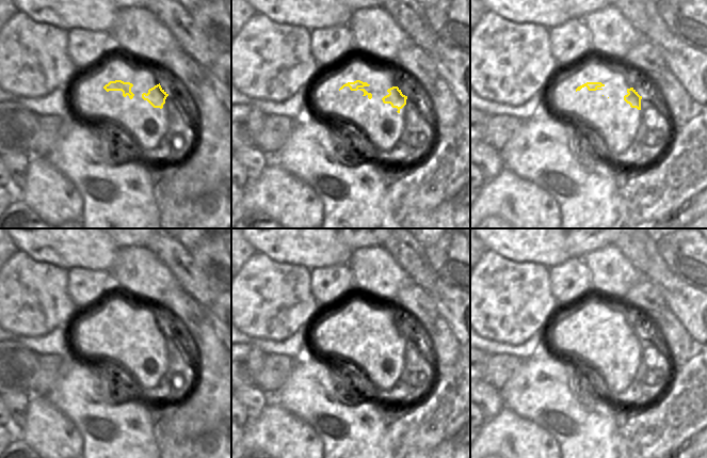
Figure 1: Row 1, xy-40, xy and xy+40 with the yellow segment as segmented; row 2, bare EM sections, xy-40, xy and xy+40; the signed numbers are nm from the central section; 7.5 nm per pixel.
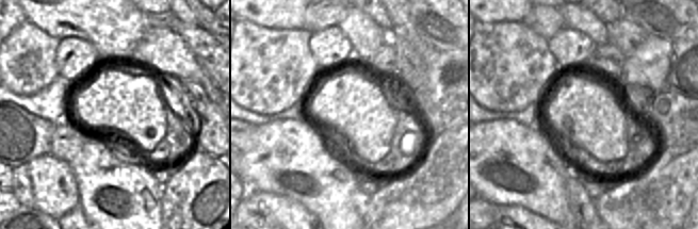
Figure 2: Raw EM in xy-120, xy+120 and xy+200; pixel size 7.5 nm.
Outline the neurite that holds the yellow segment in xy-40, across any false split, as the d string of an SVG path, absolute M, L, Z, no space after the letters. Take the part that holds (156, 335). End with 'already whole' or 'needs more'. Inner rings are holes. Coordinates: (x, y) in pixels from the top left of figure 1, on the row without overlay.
M160 322L148 329L148 332L143 332L142 337L147 339L154 347L163 347L168 333L161 327Z; already whole

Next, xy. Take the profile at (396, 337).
M392 326L387 329L388 334L382 337L384 343L390 343L392 347L398 348L398 352L400 349L406 344L407 335L403 334L401 329L398 326Z; already whole

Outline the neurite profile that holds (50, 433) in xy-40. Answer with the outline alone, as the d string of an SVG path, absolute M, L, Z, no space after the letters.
M46 394L31 396L27 423L14 439L21 439L39 458L80 458L82 455L80 431Z

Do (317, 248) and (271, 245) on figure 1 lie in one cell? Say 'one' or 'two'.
one

